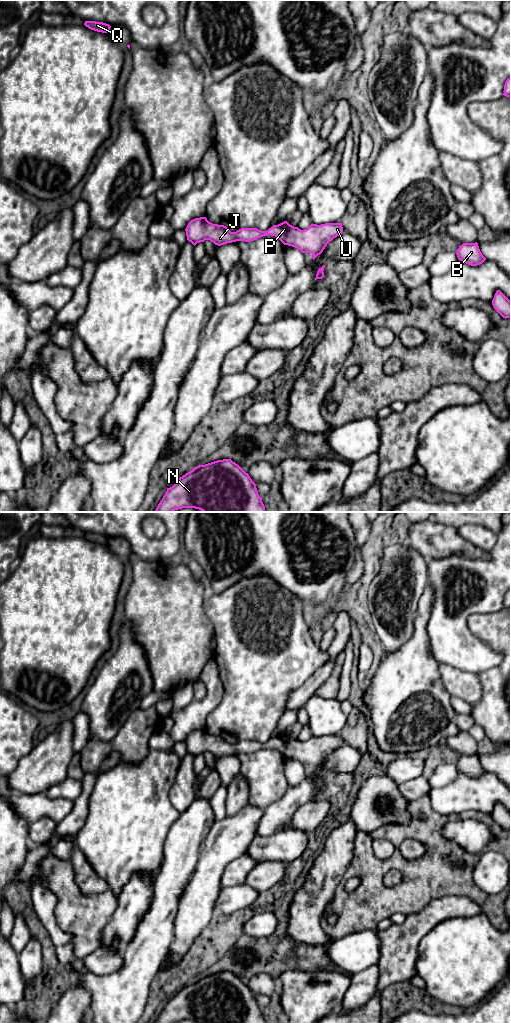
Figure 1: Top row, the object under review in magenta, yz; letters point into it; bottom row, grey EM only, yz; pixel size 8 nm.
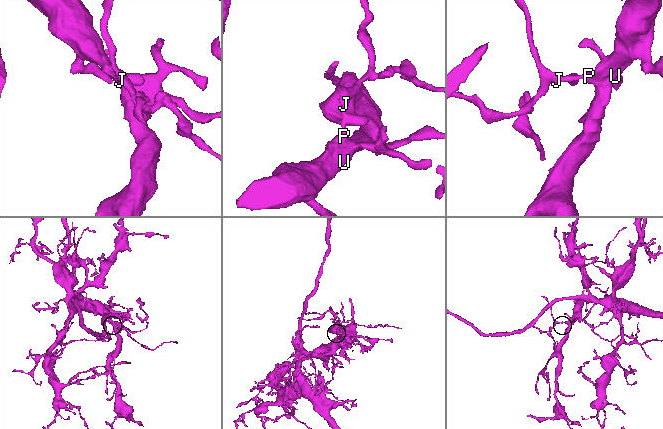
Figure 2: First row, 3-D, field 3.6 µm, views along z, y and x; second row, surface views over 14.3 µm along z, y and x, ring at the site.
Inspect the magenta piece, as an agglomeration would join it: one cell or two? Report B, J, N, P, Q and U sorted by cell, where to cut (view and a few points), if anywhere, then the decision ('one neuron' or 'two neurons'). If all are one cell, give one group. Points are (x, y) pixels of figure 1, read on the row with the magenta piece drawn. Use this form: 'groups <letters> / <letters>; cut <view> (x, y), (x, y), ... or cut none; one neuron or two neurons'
groups B J N P Q U; cut none; one neuron

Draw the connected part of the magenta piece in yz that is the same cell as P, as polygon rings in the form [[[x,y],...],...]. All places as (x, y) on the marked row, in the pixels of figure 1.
[[[206,217],[191,220],[186,229],[187,240],[194,246],[197,243],[210,240],[221,246],[236,241],[250,242],[263,236],[275,236],[284,245],[292,246],[302,253],[312,253],[313,260],[320,255],[327,244],[342,234],[342,223],[311,224],[307,229],[301,230],[284,221],[273,225],[267,231],[257,228],[241,228],[231,232],[226,226],[213,224]]]

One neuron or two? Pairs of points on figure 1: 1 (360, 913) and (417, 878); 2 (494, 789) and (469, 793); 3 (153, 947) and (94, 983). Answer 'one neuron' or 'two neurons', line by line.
1: one neuron
2: one neuron
3: one neuron

